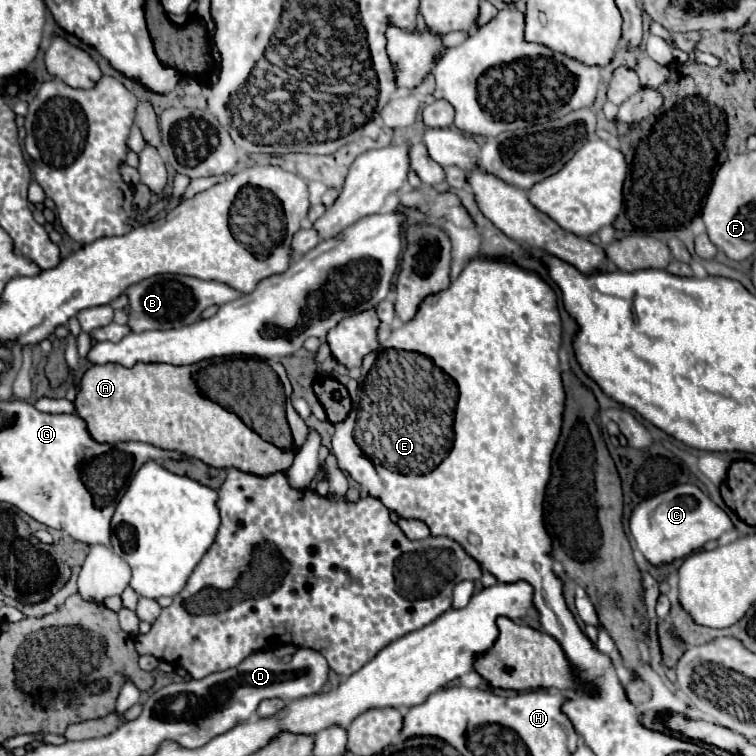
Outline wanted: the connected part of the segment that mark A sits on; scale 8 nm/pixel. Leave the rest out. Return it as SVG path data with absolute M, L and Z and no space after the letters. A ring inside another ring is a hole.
M204 360L193 366L143 364L143 362L137 362L131 368L125 368L121 364L91 366L83 374L81 390L75 398L77 414L87 422L89 434L97 442L117 444L117 442L127 442L127 440L139 440L139 442L153 444L157 448L173 450L189 458L203 460L205 464L213 468L235 468L253 476L271 476L275 472L287 472L295 458L293 450L285 452L265 442L239 416L233 416L233 412L221 408L217 402L209 400L207 396L201 396L201 390L197 388L197 380L193 378L193 374L208 365L210 365L210 360Z

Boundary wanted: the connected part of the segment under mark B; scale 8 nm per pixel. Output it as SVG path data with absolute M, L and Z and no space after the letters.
M181 274L151 276L139 284L129 286L125 294L129 296L129 328L133 332L169 330L169 328L189 326L199 320L201 312L207 306L213 306L213 304L221 306L241 296L241 292L231 288L229 284L215 282L215 280L201 280L193 276L181 276Z

